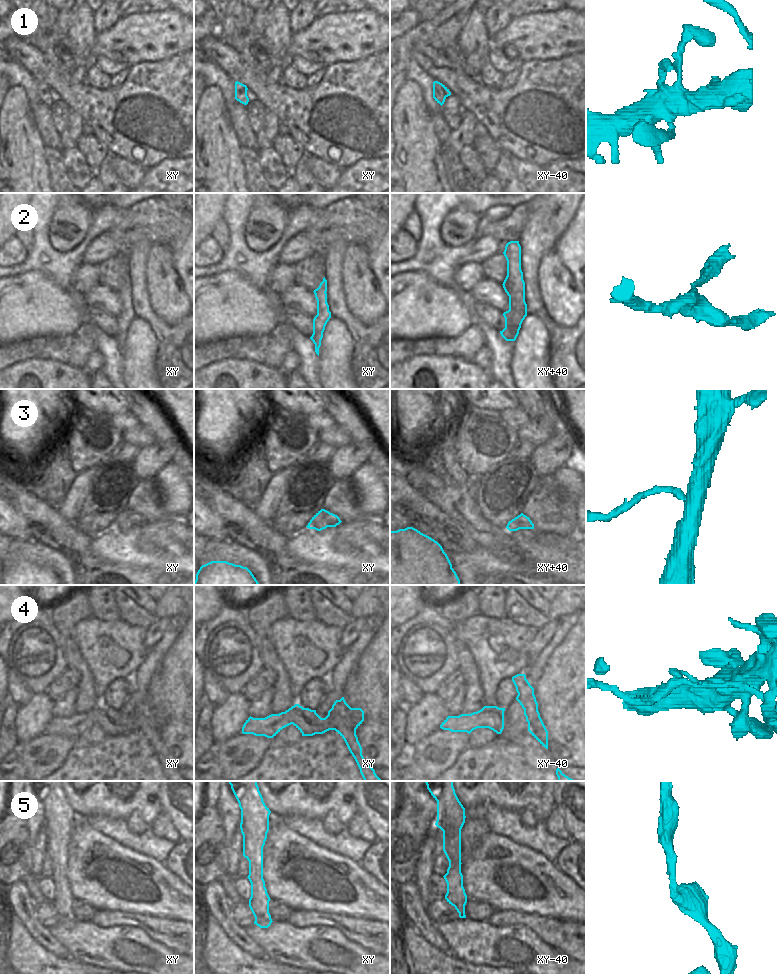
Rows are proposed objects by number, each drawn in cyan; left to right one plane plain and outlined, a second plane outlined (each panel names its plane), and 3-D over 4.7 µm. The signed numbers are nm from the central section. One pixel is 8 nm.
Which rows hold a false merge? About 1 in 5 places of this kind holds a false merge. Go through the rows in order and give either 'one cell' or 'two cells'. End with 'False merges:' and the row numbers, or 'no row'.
1: one cell
2: two cells
3: two cells
4: two cells
5: one cell
False merges: 2, 3, 4

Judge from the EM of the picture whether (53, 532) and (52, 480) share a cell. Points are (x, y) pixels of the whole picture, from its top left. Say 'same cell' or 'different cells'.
different cells

